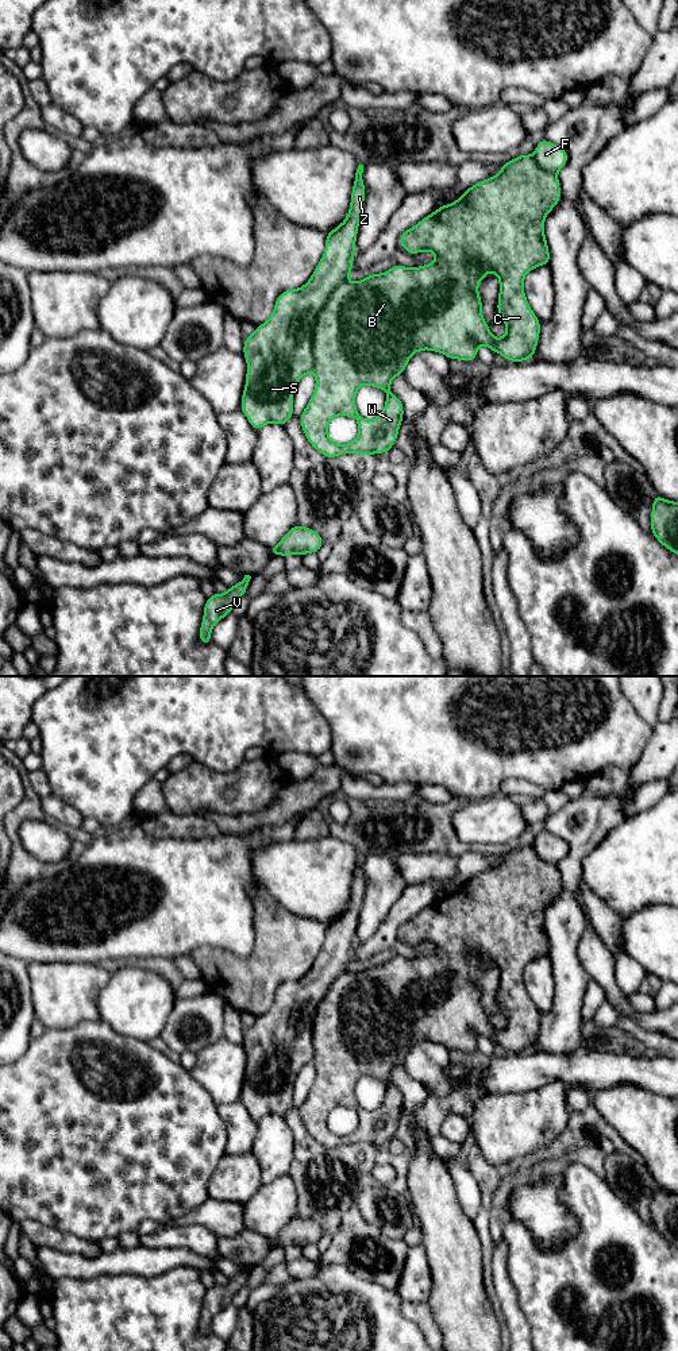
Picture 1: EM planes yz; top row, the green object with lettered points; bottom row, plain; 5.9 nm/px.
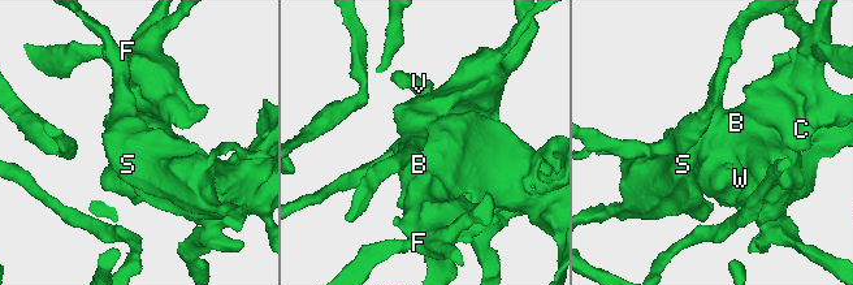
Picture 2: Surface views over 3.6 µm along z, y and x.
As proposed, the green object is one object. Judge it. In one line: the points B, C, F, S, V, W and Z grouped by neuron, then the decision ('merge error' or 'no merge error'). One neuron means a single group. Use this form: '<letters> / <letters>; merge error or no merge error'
B C F S V W Z; no merge error

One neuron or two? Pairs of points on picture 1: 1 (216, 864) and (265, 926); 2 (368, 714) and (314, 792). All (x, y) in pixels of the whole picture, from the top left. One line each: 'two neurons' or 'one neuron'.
1: two neurons
2: two neurons

